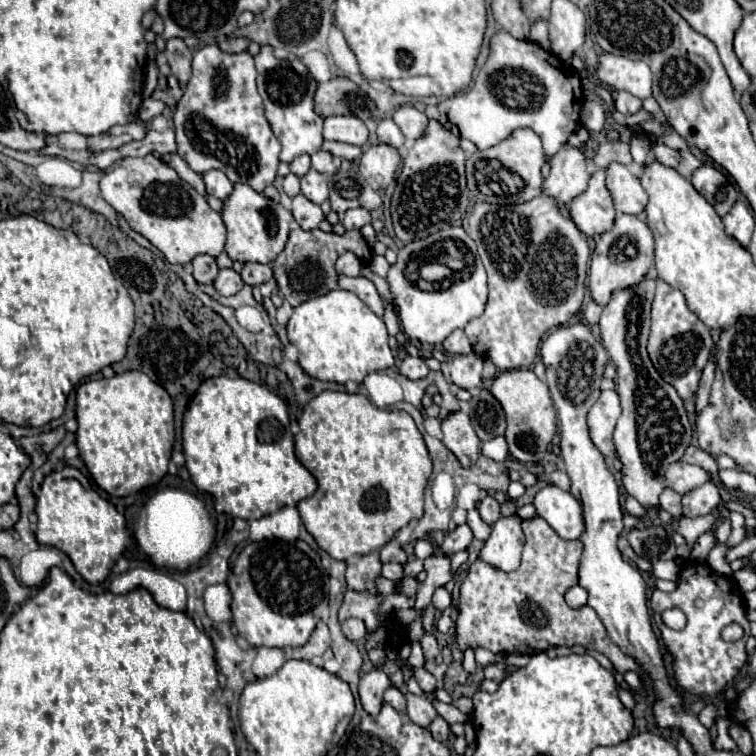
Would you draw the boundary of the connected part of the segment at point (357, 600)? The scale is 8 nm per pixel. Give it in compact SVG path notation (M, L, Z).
M347 590L341 610L339 610L339 620L343 622L351 616L361 618L367 626L367 632L373 632L377 628L377 618L373 616L373 612L375 612L379 600L381 600L379 596L361 596L361 592Z

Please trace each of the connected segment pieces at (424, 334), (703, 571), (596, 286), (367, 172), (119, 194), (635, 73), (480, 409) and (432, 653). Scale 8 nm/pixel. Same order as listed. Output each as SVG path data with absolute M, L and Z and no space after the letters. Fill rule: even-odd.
M461 225L445 226L445 229L432 234L425 240L415 240L415 242L409 242L407 248L401 248L397 252L397 262L391 266L389 274L387 274L387 280L389 280L389 286L391 286L391 292L397 296L395 304L397 308L401 310L399 314L399 320L401 320L401 326L405 330L405 334L411 338L411 340L419 340L419 342L429 342L433 346L439 346L453 330L457 328L465 328L469 320L481 316L483 308L485 308L485 302L487 302L487 276L485 276L485 268L477 255L477 246L470 236L465 232ZM446 238L459 239L463 241L470 252L475 255L474 270L469 278L465 280L457 280L453 282L451 288L447 290L439 290L439 292L423 292L419 290L413 282L407 280L405 276L405 268L407 268L407 262L409 257L413 253L418 253L422 249L426 249L433 244L433 242L441 241Z
M687 560L681 564L677 590L671 594L655 590L651 594L651 610L653 620L661 630L661 636L667 644L667 650L675 656L675 680L683 690L691 690L697 696L717 696L725 690L727 684L733 682L733 678L739 674L739 670L747 662L745 642L749 638L749 620L747 620L747 608L741 590L733 582L733 578L727 578L723 574L717 574L709 564ZM667 608L679 608L687 616L685 630L677 632L663 624L661 612ZM737 622L745 628L745 636L737 642L725 642L721 638L721 630Z
M619 212L613 222L613 228L595 238L595 252L591 256L589 266L589 290L593 300L605 306L613 290L629 288L629 284L637 284L637 280L643 280L645 272L649 272L653 266L653 252L655 242L647 224L641 222L637 216Z
M377 144L377 146L371 146L361 156L359 172L365 176L367 184L373 190L383 190L393 182L399 162L401 162L401 154L397 148L389 144Z
M147 154L143 158L125 158L119 162L117 168L111 172L105 172L101 178L101 192L103 198L127 220L127 224L143 234L155 248L163 252L163 256L171 264L187 264L199 254L209 254L209 256L219 256L225 246L225 224L221 220L221 214L215 212L205 196L201 196L193 186L189 186L185 180L177 176L177 172L167 166L163 160L155 158L153 154Z
M603 52L599 54L599 78L605 84L631 92L637 98L651 96L651 70L645 62Z
M473 388L469 400L469 418L481 440L491 440L495 436L503 436L507 422L501 404L497 398L485 388Z
M425 634L425 636L421 638L421 648L423 648L423 654L425 654L427 660L435 660L437 654L439 654L437 640L435 640L433 636L429 636L429 634Z

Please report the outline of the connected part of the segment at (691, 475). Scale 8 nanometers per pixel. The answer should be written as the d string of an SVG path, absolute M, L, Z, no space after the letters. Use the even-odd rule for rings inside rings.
M679 460L665 468L663 484L665 484L665 488L675 490L677 494L685 494L685 492L705 484L707 480L709 480L709 474L703 468L691 466L691 464L685 464Z

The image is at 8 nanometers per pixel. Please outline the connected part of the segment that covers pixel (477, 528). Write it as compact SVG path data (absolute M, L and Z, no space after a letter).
M469 510L469 512L467 512L467 524L469 524L469 528L471 528L471 532L473 532L473 536L475 536L477 540L487 540L487 538L489 538L491 526L487 526L487 524L481 520L481 516L479 516L477 510Z

